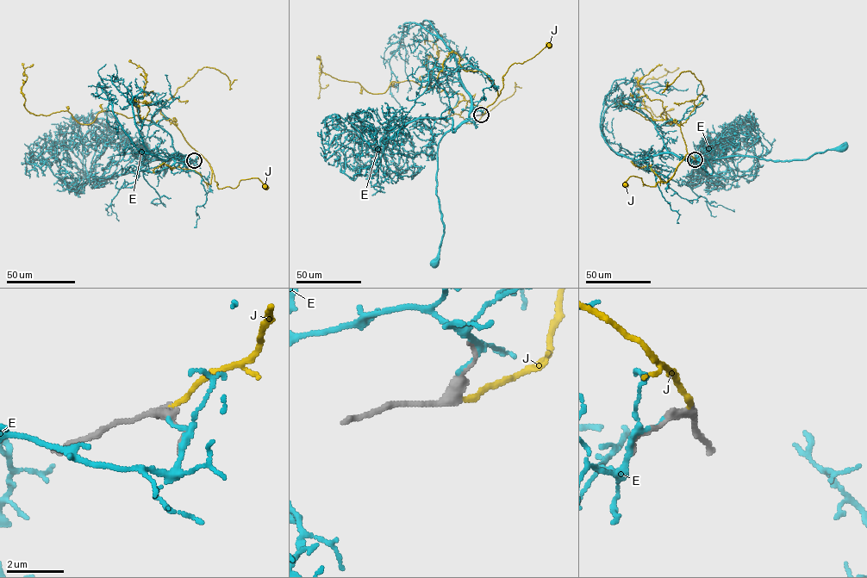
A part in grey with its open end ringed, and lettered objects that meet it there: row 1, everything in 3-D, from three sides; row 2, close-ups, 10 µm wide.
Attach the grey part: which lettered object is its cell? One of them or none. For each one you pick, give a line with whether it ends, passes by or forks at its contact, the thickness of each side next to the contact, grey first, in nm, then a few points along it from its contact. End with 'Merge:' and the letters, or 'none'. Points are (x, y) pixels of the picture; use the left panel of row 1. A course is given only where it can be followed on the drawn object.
J: it ends | 360/170 nm | via (194, 160), (200, 154), (205, 158), (219, 189), (235, 188), (241, 180), (254, 177), (265, 186)
Merge: J

